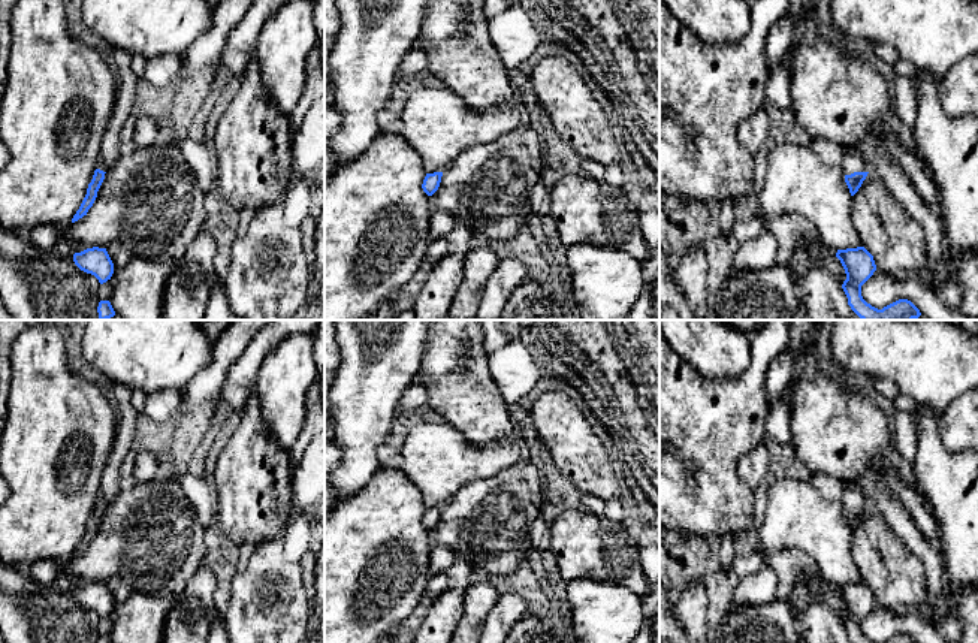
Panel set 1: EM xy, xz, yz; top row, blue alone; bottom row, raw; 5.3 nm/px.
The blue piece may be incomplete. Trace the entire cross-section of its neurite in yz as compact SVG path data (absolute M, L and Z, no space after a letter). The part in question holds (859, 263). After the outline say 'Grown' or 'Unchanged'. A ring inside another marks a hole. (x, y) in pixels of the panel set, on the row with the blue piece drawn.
M864 247L837 250L836 257L846 274L842 289L848 305L861 320L914 320L921 316L920 310L908 299L899 299L882 310L863 299L861 286L876 271L873 256Z. Unchanged

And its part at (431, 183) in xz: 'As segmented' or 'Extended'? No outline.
As segmented

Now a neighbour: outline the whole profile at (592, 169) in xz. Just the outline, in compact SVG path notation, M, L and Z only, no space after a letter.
M585 159L582 163L582 173L592 179L603 179L606 166L594 161L592 159Z

